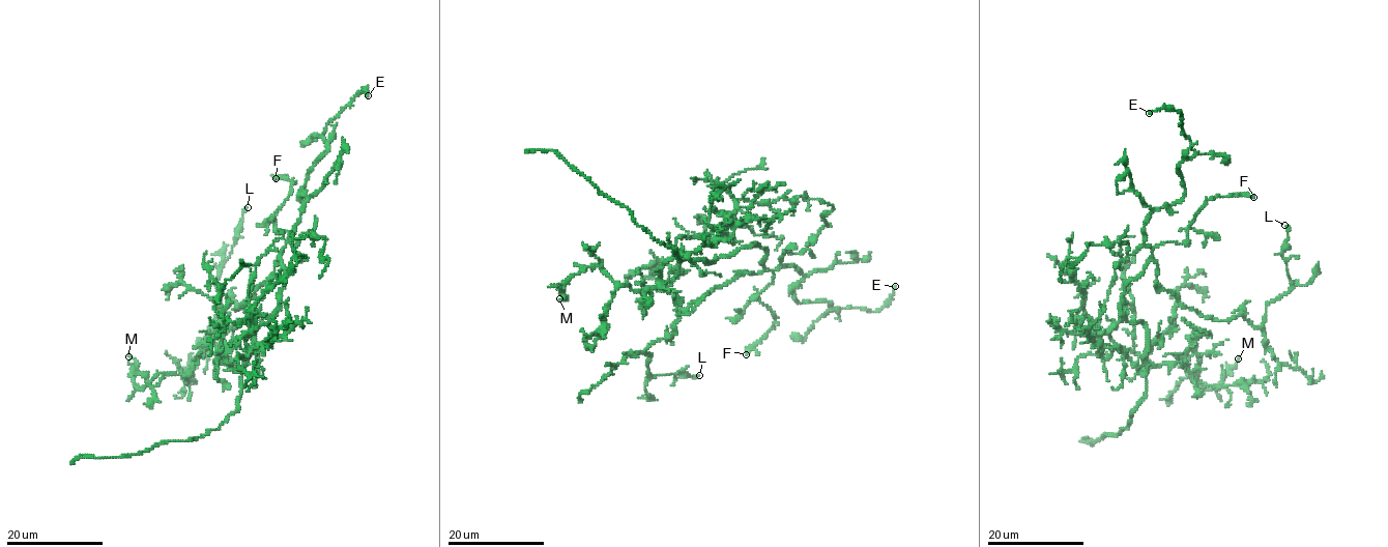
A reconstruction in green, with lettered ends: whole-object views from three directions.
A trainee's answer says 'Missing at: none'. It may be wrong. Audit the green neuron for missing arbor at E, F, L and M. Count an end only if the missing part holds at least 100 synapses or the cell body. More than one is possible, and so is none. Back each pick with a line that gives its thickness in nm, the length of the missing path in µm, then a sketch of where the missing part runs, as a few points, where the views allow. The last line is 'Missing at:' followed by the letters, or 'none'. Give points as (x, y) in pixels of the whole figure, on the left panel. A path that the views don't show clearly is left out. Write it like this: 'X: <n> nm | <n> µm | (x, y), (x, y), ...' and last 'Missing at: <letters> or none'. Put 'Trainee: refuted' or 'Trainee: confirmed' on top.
Trainee: confirmed
Missing at: none

